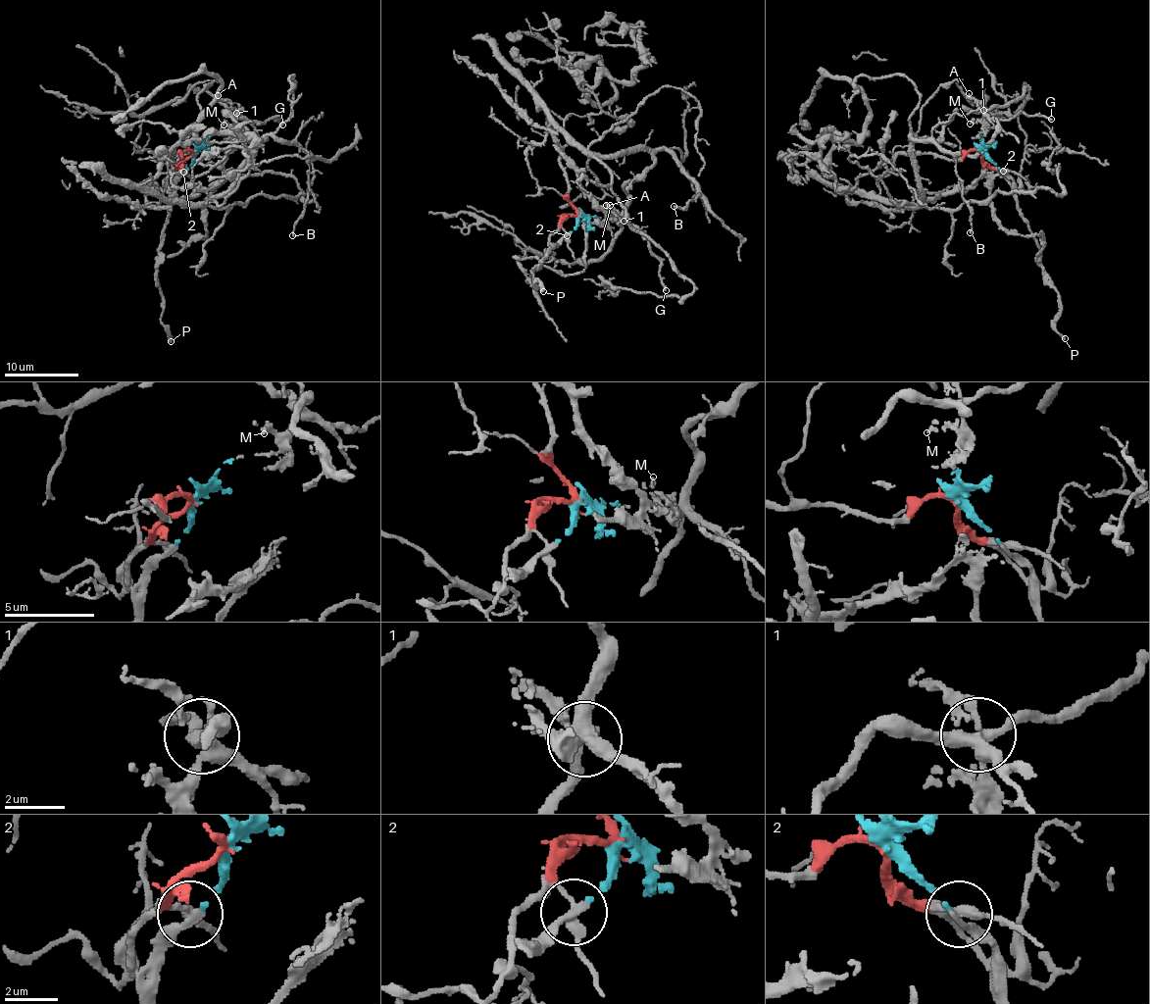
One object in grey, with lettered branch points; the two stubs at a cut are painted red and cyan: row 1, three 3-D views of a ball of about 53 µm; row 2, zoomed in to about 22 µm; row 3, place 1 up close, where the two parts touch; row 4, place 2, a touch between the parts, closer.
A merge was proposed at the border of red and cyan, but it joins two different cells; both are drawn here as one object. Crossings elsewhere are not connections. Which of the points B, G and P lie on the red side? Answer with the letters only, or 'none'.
B, G

